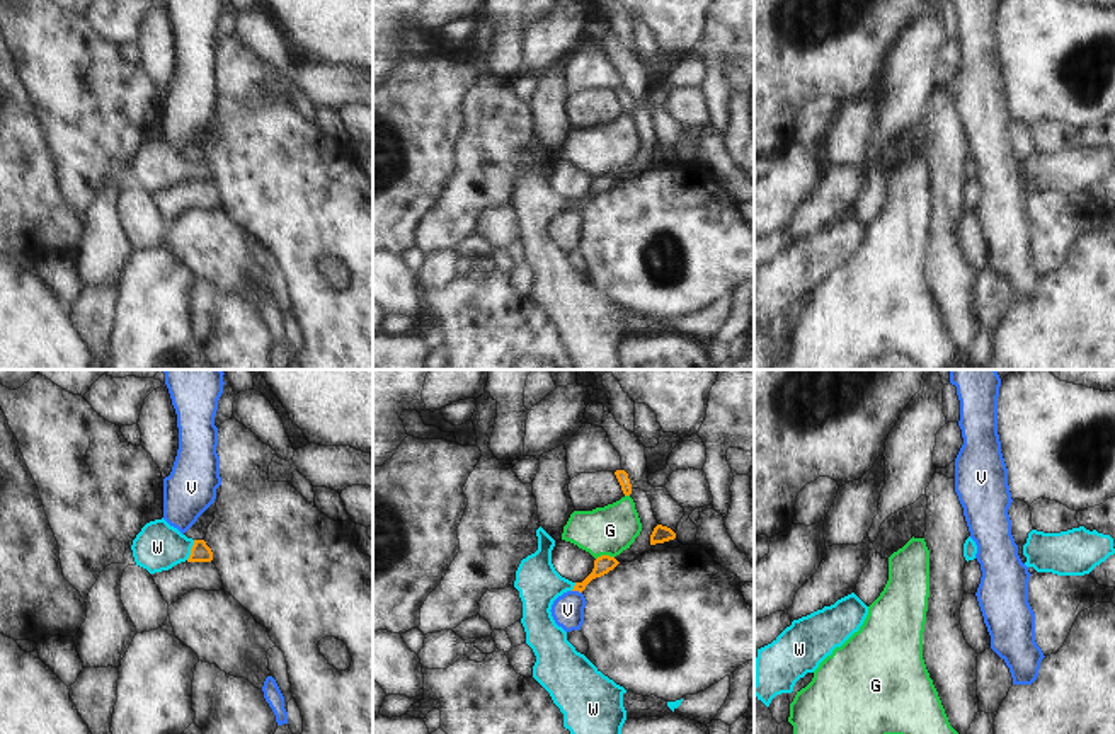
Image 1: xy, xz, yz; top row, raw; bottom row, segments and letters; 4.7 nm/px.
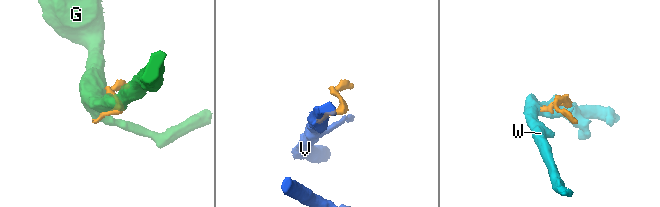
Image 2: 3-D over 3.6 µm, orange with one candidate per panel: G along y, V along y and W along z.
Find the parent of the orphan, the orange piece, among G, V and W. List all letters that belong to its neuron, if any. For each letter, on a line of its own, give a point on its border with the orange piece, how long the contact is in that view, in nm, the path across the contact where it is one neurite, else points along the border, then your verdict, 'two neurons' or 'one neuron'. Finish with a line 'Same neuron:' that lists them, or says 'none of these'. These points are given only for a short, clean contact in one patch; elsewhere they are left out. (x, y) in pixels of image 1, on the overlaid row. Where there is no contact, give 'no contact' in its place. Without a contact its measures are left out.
G: contact xz (605, 556); length 90 nm; two neurons
V: contact xz (577, 590); length 50 nm; border xz (572, 590), (581, 593); two neurons
W: contact xy (191, 550); length 100 nm; way xy (200, 552), (191, 550), (157, 547); one neuron
Same neuron: W

